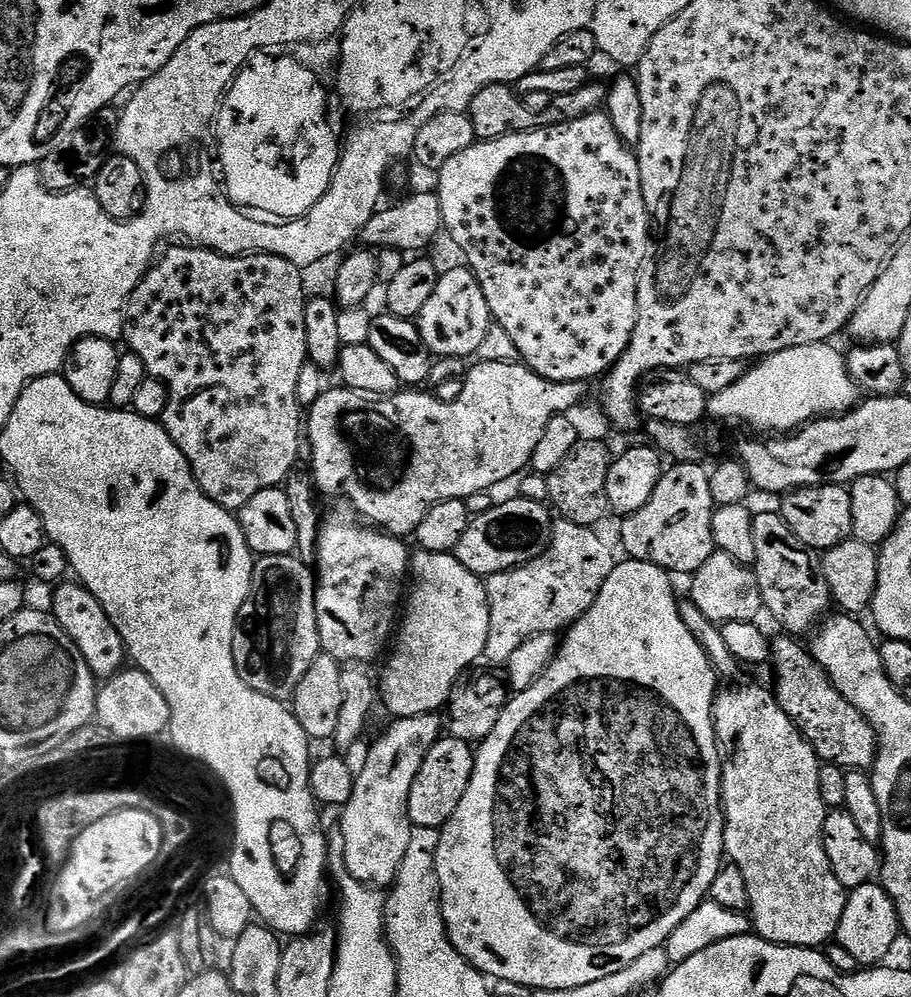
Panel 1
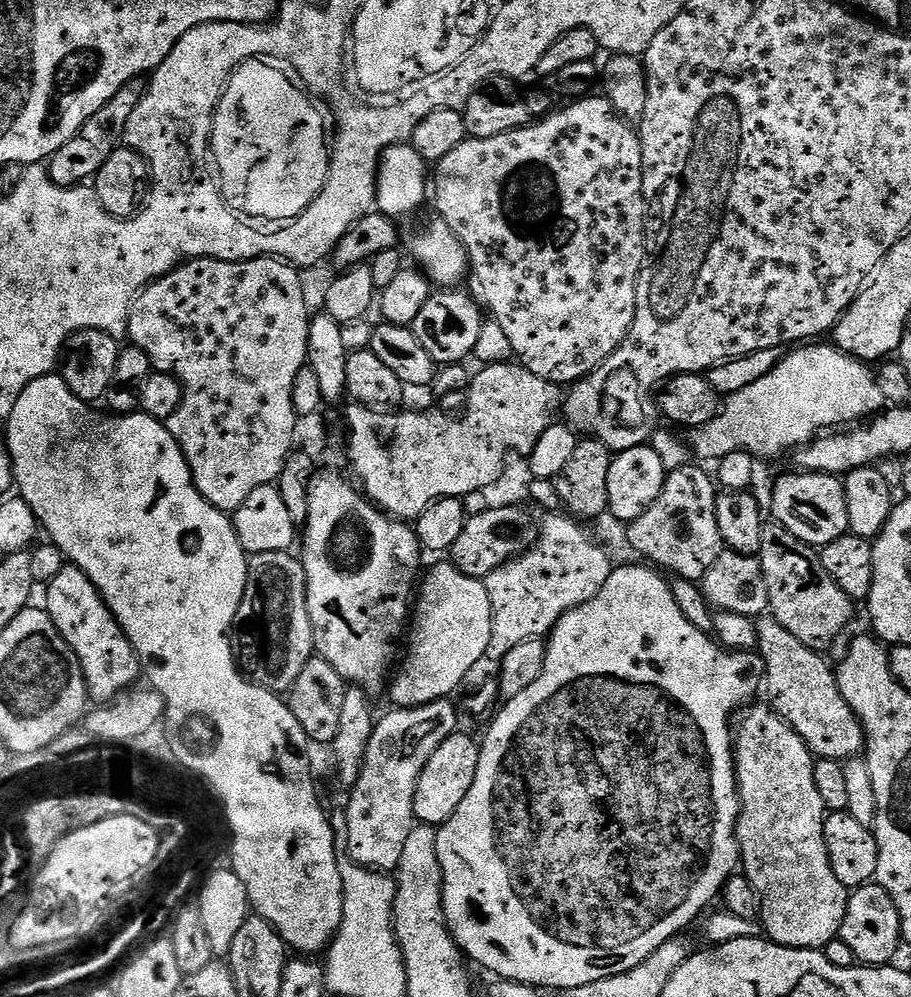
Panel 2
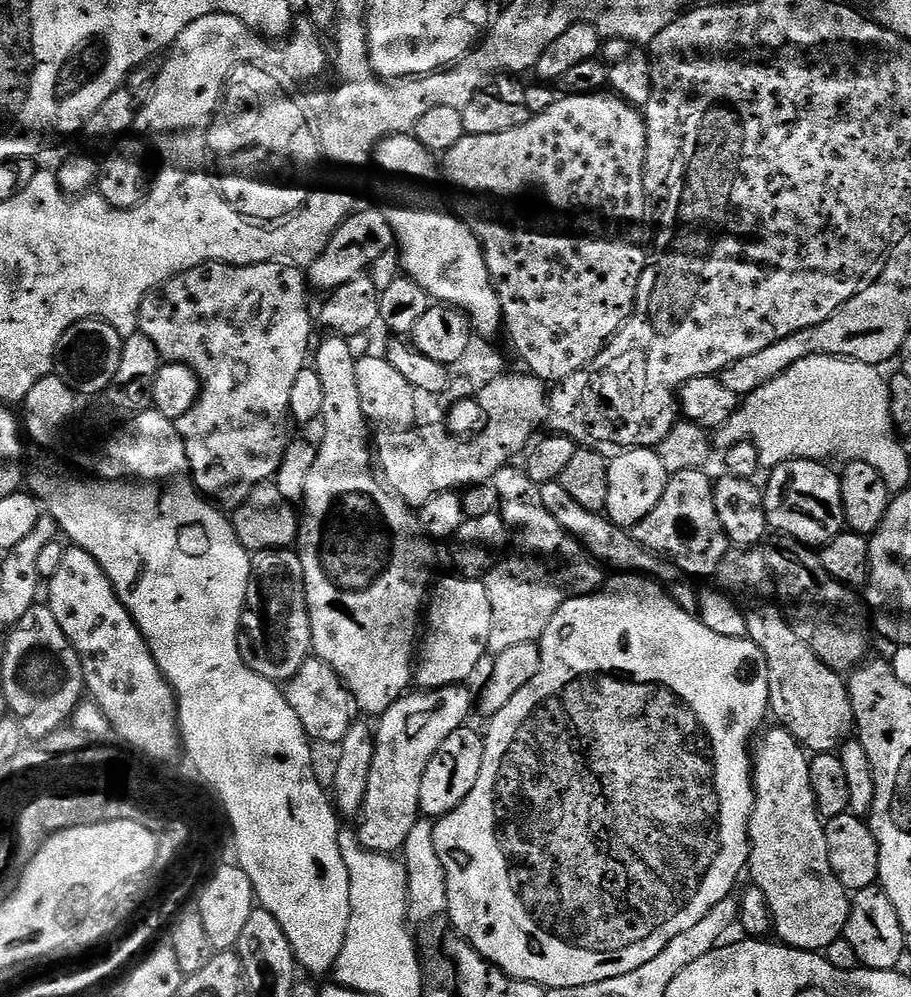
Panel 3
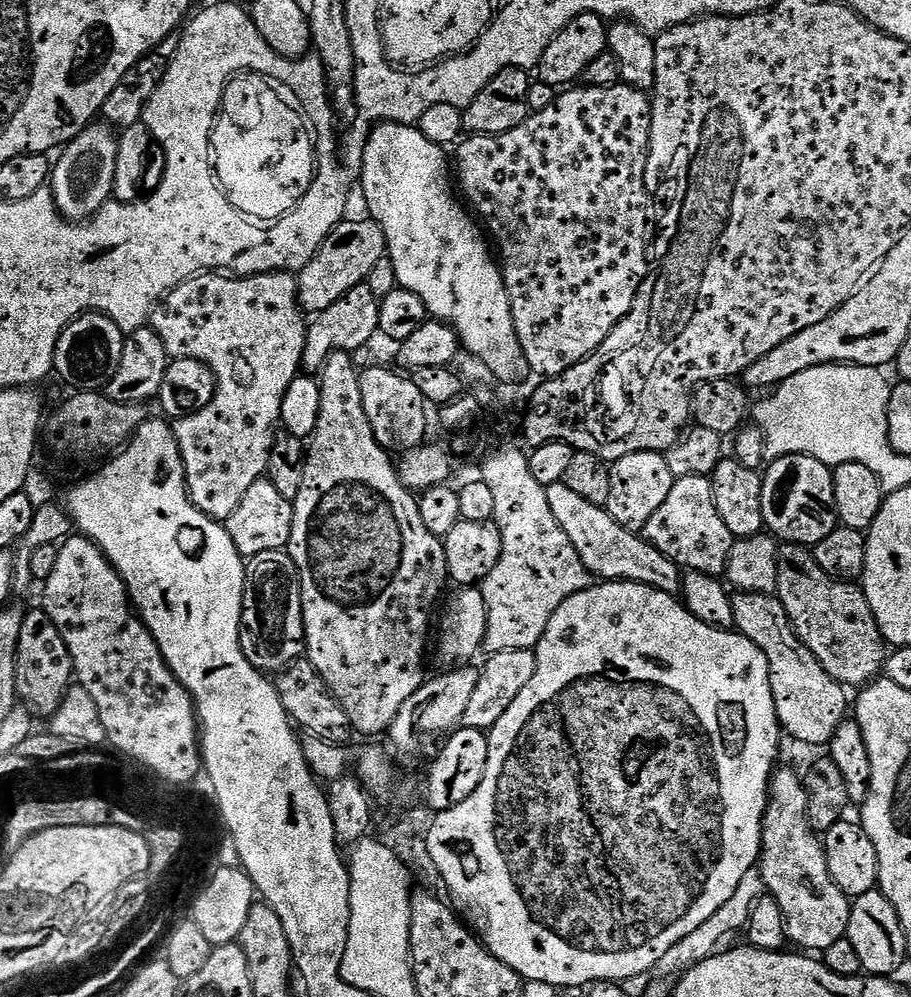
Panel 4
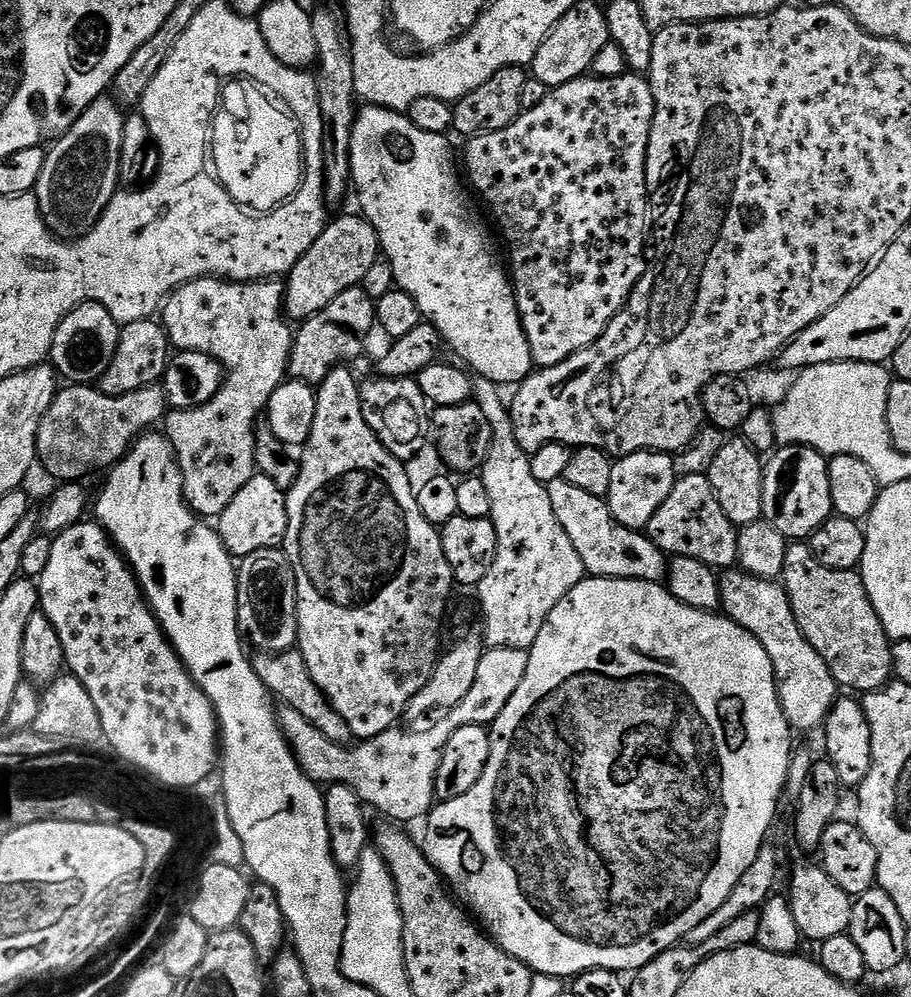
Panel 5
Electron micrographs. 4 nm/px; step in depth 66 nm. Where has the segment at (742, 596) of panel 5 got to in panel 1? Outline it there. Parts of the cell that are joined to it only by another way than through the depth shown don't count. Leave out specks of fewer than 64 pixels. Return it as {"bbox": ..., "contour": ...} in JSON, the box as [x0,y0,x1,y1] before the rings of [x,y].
{"bbox":[770,634,876,770],"contour":[[[780,634],[777,640],[770,644],[770,664],[776,667],[776,684],[774,691],[776,700],[786,710],[786,714],[794,722],[794,726],[810,741],[813,750],[825,764],[837,764],[845,770],[871,769],[876,758],[876,735],[872,724],[842,694],[838,694],[836,687],[830,682],[827,672],[822,670],[820,663],[812,657],[811,651],[799,644],[799,639],[788,634]]]}

